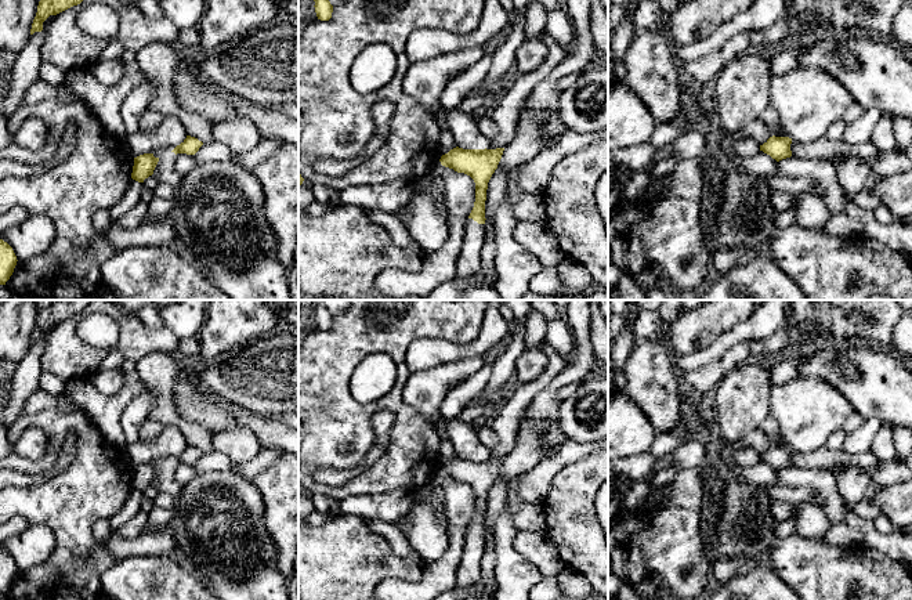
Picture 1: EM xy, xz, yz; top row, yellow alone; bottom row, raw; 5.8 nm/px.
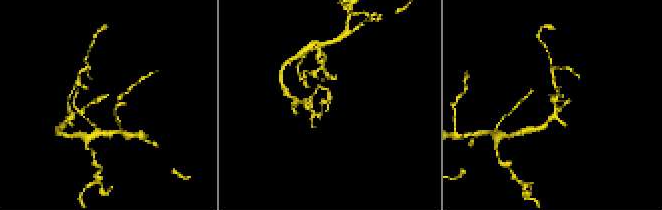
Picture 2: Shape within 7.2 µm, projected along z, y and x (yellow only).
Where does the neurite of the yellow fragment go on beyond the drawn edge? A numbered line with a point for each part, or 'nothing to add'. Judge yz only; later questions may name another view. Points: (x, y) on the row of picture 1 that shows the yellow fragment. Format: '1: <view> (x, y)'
nothing to add

